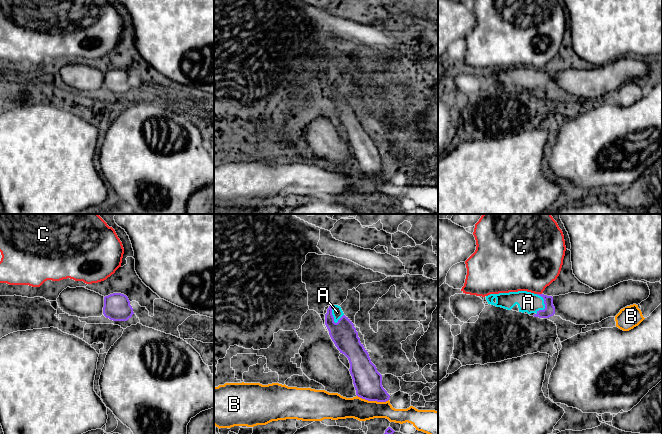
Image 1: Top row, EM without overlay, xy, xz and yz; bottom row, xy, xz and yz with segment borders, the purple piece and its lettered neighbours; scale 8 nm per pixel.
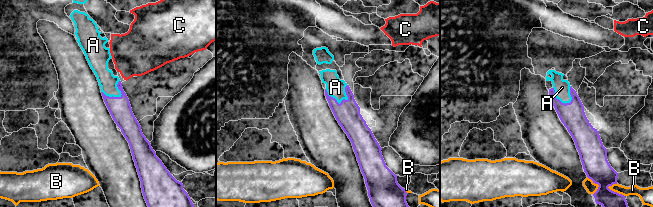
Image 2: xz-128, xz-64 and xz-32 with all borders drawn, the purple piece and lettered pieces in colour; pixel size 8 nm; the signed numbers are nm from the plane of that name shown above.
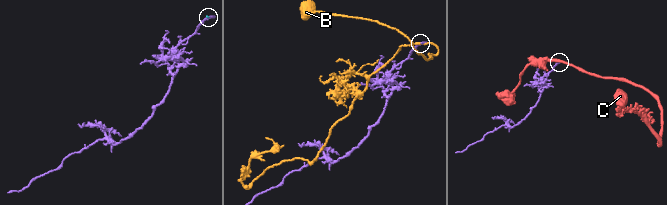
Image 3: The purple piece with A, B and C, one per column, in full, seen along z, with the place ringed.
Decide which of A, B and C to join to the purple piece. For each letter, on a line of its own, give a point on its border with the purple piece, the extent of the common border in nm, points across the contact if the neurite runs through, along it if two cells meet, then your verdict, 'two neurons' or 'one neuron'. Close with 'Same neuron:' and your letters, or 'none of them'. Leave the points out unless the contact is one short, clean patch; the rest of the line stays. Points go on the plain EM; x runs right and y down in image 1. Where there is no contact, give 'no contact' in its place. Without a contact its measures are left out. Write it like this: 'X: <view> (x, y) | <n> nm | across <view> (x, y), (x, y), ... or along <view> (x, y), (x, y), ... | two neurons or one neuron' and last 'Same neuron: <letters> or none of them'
A: yz (545, 82) | 170 nm | across yz (549, 86), (545, 82), (539, 79), (528, 78) | one neuron
B: xz (373, 176) | 260 nm | along xz (357, 171), (368, 176), (388, 176) | two neurons
C: yz (539, 70) | 40 nm | along yz (537, 69), (541, 70) | two neurons
Same neuron: A

